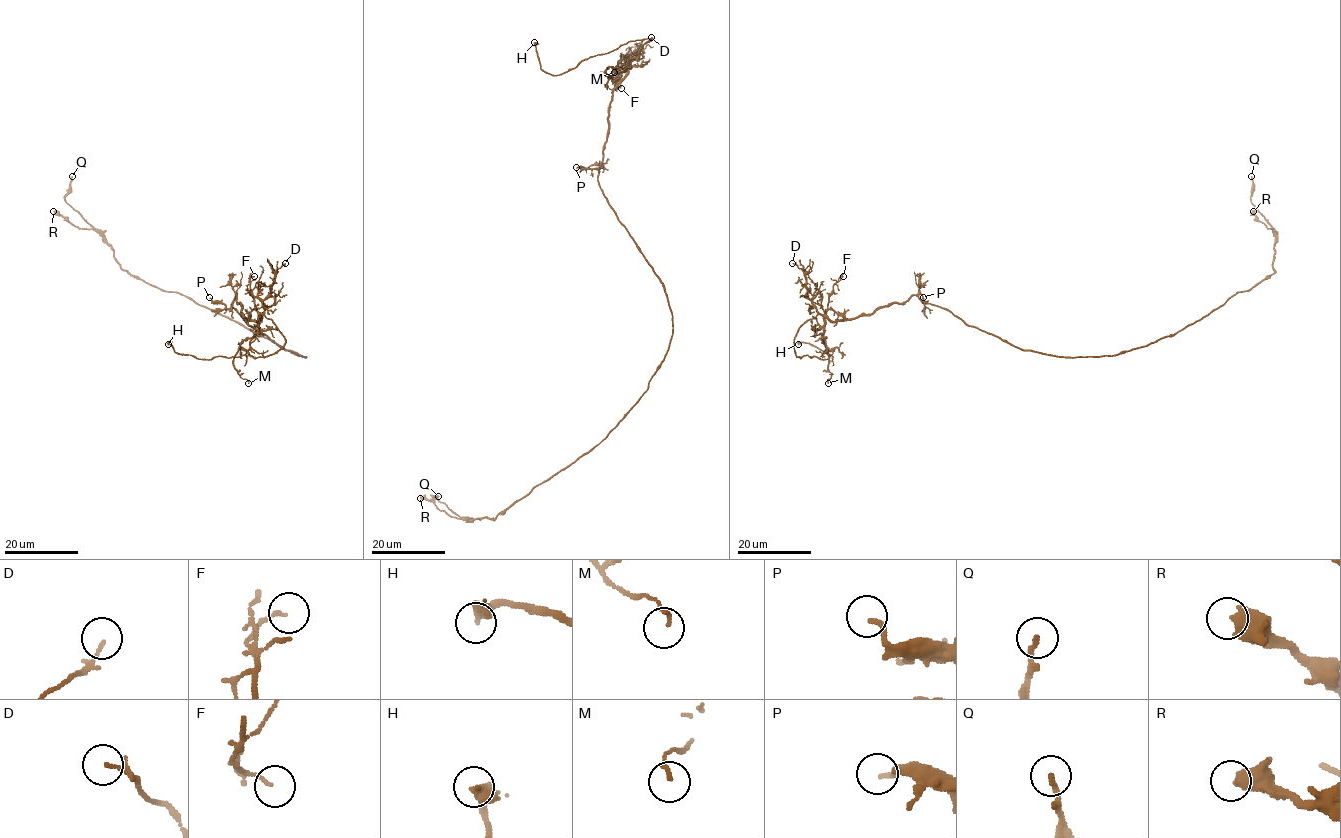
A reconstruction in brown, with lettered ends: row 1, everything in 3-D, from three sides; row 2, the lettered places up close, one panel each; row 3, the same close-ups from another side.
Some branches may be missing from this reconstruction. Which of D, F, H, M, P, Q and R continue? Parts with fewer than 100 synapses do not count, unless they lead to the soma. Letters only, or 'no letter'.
H

